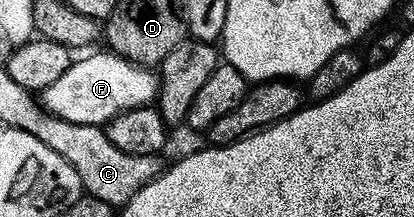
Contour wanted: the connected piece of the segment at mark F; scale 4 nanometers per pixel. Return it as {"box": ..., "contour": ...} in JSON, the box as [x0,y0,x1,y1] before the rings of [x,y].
{"box":[42,50,158,126],"contour":[[[111,50],[103,51],[96,52],[93,56],[84,56],[81,60],[73,59],[65,72],[51,86],[44,89],[42,104],[51,115],[75,124],[103,126],[118,114],[122,114],[131,108],[143,108],[151,105],[157,99],[158,76],[155,71],[138,64],[132,64],[129,60],[123,60],[122,57]]]}

